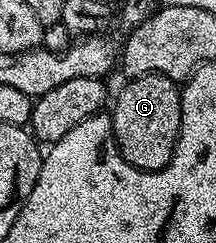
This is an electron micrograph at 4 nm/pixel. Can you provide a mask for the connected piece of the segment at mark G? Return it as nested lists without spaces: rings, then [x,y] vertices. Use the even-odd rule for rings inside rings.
[[[161,74],[140,75],[127,81],[114,109],[111,128],[119,152],[127,164],[139,171],[159,171],[171,163],[179,143],[181,123],[180,86],[176,80]]]

